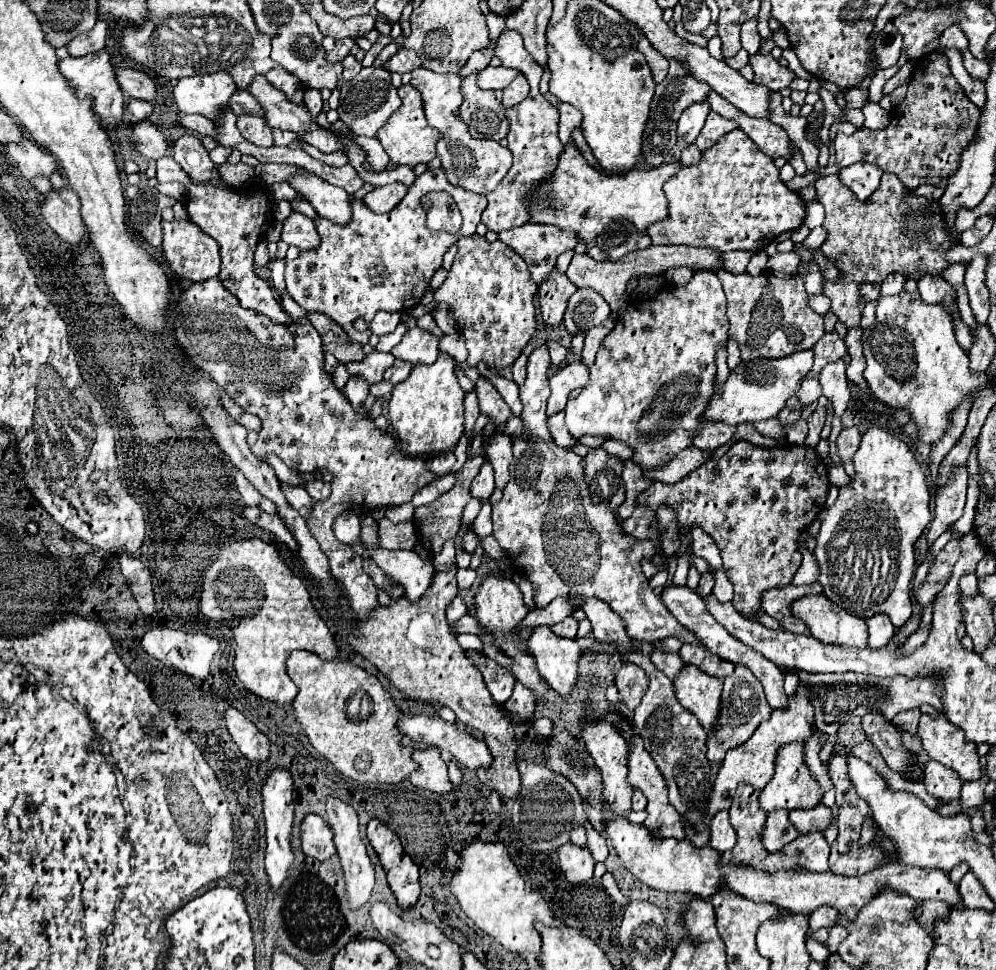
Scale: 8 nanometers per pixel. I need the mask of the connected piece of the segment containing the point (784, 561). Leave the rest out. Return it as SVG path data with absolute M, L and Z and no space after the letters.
M736 441L726 455L720 459L706 461L696 471L686 475L682 481L674 485L666 485L656 481L654 491L652 487L638 495L638 505L650 505L656 509L656 505L672 505L678 511L678 521L682 525L700 525L718 545L722 561L724 561L724 573L734 585L734 607L748 619L756 621L764 615L762 609L762 595L766 589L790 585L794 573L798 571L802 563L800 553L800 535L812 525L816 519L820 507L824 507L826 495L828 495L830 483L828 483L828 471L822 461L822 457L816 453L816 449L806 445L782 445L772 449L756 447L748 441Z

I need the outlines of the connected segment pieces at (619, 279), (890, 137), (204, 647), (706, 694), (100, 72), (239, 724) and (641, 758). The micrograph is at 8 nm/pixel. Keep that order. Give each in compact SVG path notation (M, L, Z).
M652 245L648 249L636 251L636 253L628 253L628 257L622 257L620 261L594 261L588 255L574 255L570 261L570 267L566 271L566 277L576 285L576 287L590 287L594 291L598 291L610 305L612 317L620 317L624 313L624 309L630 305L630 296L626 294L626 285L632 277L640 279L640 277L654 277L654 275L662 275L668 269L674 267L690 267L694 271L700 269L712 269L718 271L722 269L722 257L720 251L714 247L692 247L692 245Z
M932 51L932 53L926 53L924 57L920 57L920 61L914 65L912 75L914 77L908 83L906 99L898 107L892 109L894 119L890 121L890 125L886 129L874 131L868 127L860 127L850 137L846 137L844 133L836 135L834 155L836 155L838 169L844 169L852 163L866 161L866 163L878 165L886 173L896 173L900 177L900 181L912 189L916 189L918 185L924 185L924 183L938 185L942 177L948 177L948 173L952 173L952 169L956 169L956 157L960 157L960 149L964 149L964 145L968 145L968 141L972 141L972 133L976 133L976 117L980 117L980 109L962 91L960 83L956 81L956 77L950 71L948 57L942 51Z
M150 629L142 637L142 647L164 665L196 679L206 679L218 651L218 639L204 633L190 635L180 629Z
M686 665L686 669L682 669L682 673L674 679L678 701L684 709L696 715L708 735L716 729L716 721L720 717L722 683L722 679L706 675L696 669L696 665Z
M96 51L96 53L88 53L84 57L66 57L64 61L58 63L62 75L70 81L72 87L78 89L78 97L86 97L92 95L94 97L94 109L98 113L100 119L114 119L116 123L122 121L124 117L124 95L120 91L118 79L116 79L116 71L110 63L110 55L106 51Z
M230 707L226 711L226 727L234 743L250 761L266 763L270 759L270 739L262 731L258 731L258 727L238 709Z
M632 735L630 743L628 743L628 783L634 789L640 789L646 799L648 799L648 819L644 821L644 825L656 835L660 837L676 837L676 839L684 839L684 827L680 821L680 813L672 807L672 803L668 801L668 785L660 773L660 769L656 767L652 755L644 749L644 741L640 739L640 735Z

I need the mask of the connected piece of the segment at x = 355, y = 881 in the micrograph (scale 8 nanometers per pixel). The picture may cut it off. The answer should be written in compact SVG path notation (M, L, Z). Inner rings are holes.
M332 795L326 799L326 813L328 813L328 823L334 831L334 845L336 845L338 857L342 861L342 867L344 867L350 905L352 905L352 909L358 909L368 903L368 899L372 895L372 887L374 887L374 865L370 863L370 859L366 855L366 847L358 835L358 813L354 811L352 805L348 805Z

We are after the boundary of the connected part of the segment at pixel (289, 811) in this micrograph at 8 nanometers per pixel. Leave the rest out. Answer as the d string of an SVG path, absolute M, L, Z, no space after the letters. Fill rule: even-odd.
M278 767L274 769L268 779L264 781L262 787L262 797L264 797L264 819L266 819L266 857L264 857L264 865L266 865L266 873L268 873L268 881L270 887L276 891L284 885L284 881L290 875L290 869L296 861L292 845L290 845L290 837L292 837L292 821L294 821L294 803L292 803L292 777L286 769Z

